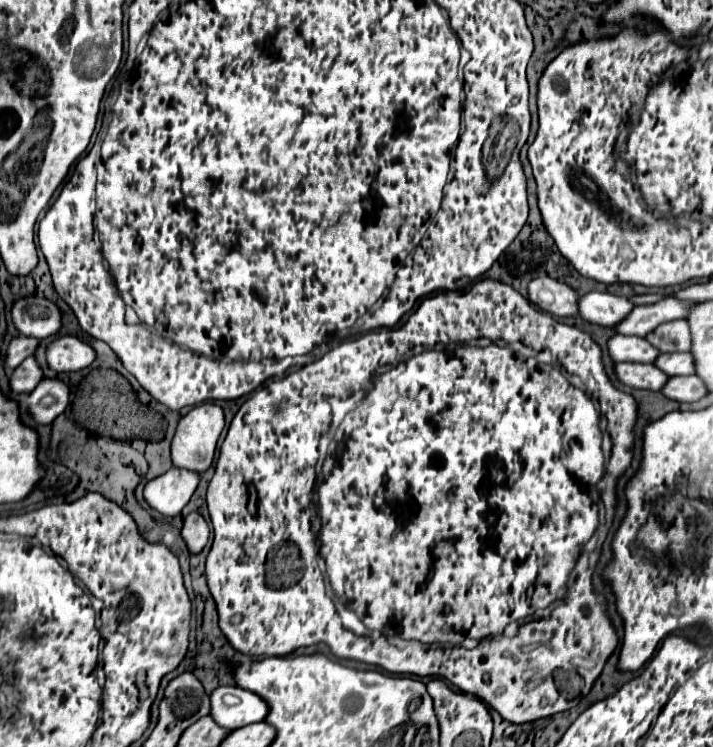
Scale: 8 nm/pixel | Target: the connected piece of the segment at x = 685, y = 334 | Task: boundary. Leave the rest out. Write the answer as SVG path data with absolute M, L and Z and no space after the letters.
M669 321L659 325L653 333L647 335L647 339L663 353L675 353L675 351L689 351L691 349L691 331L687 321Z

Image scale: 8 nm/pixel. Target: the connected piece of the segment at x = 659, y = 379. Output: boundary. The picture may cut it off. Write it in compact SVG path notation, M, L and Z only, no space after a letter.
M617 363L615 373L625 385L635 389L661 391L669 381L667 373L657 369L653 363Z

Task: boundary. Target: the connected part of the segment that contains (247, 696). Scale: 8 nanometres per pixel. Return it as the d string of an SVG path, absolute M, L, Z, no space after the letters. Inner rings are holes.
M217 687L211 695L211 717L225 729L239 729L243 725L259 723L267 717L267 701L241 687ZM231 693L239 699L237 705L225 705L223 697Z

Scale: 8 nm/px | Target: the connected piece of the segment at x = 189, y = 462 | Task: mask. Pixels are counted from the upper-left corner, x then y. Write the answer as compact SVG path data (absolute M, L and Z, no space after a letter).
M201 403L197 407L193 407L177 425L177 431L175 431L175 437L171 443L173 465L203 473L213 463L215 447L217 447L217 441L219 441L223 427L225 427L225 415L217 403Z

